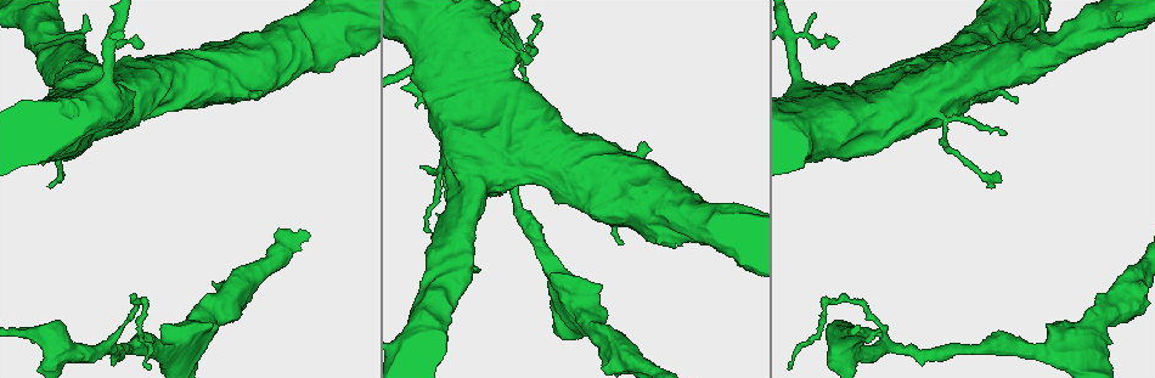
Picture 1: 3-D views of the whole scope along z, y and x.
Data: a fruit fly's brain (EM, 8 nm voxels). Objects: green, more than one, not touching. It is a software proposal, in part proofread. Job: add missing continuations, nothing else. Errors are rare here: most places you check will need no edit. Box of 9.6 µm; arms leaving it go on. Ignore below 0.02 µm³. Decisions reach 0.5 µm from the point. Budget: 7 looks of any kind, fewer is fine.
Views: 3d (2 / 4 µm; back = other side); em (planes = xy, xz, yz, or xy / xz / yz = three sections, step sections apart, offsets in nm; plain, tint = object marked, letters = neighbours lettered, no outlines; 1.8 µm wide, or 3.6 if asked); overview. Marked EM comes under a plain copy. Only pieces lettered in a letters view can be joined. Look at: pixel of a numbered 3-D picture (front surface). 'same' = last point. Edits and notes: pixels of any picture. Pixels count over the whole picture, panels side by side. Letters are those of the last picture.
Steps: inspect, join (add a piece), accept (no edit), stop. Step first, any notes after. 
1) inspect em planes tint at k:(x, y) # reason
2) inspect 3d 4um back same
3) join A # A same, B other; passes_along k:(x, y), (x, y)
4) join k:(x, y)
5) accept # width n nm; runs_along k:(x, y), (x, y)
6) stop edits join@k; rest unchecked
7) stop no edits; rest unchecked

inspect em planes letters at 1:(530, 62) # thin end

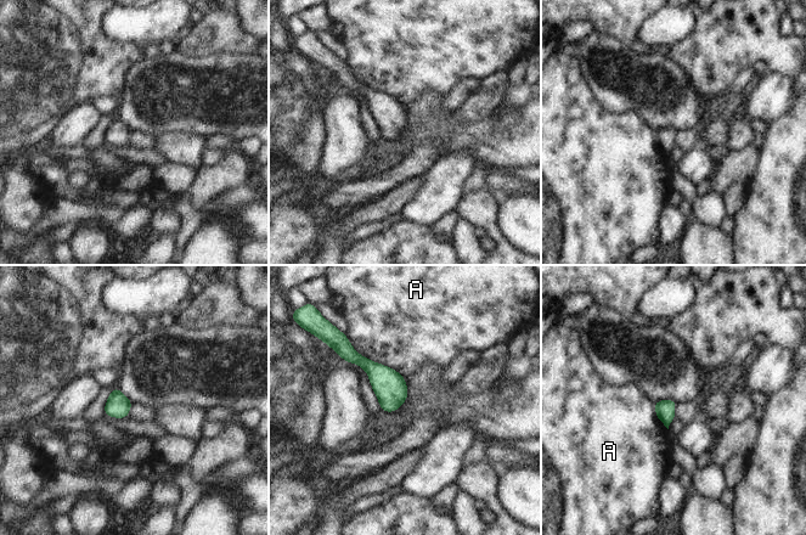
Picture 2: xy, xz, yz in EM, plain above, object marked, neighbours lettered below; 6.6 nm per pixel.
accept # A other; border 2:(361, 354), (394, 369), (404, 378); none of them fits

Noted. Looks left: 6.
inspect 3d 2um back at 1:(879, 331) # an open end

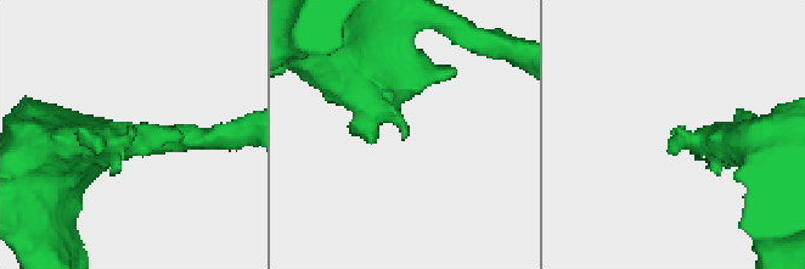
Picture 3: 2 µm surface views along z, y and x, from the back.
inspect em planes letters at 3:(671, 132) # need the tissue

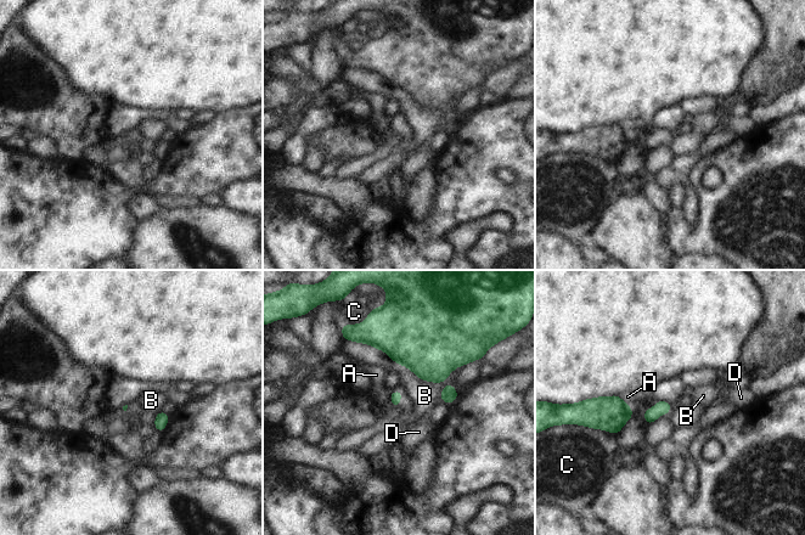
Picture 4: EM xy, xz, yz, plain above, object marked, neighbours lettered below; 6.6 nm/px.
accept # A other, B other, C other, D other; border 4:(398, 364), (434, 382), (461, 366); no lettered piece goes on from it

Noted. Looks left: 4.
inspect em xz step 8 letters at 1:(553, 301) # thick end

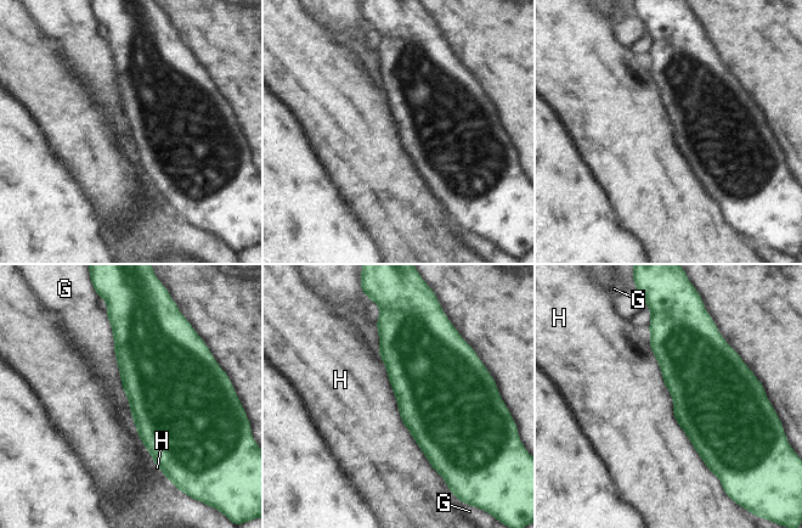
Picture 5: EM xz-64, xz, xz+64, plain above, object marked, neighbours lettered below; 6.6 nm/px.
accept # width 280 nm; G other, H other; none of them fits

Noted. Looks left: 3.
stop no edits; rest unchecked

